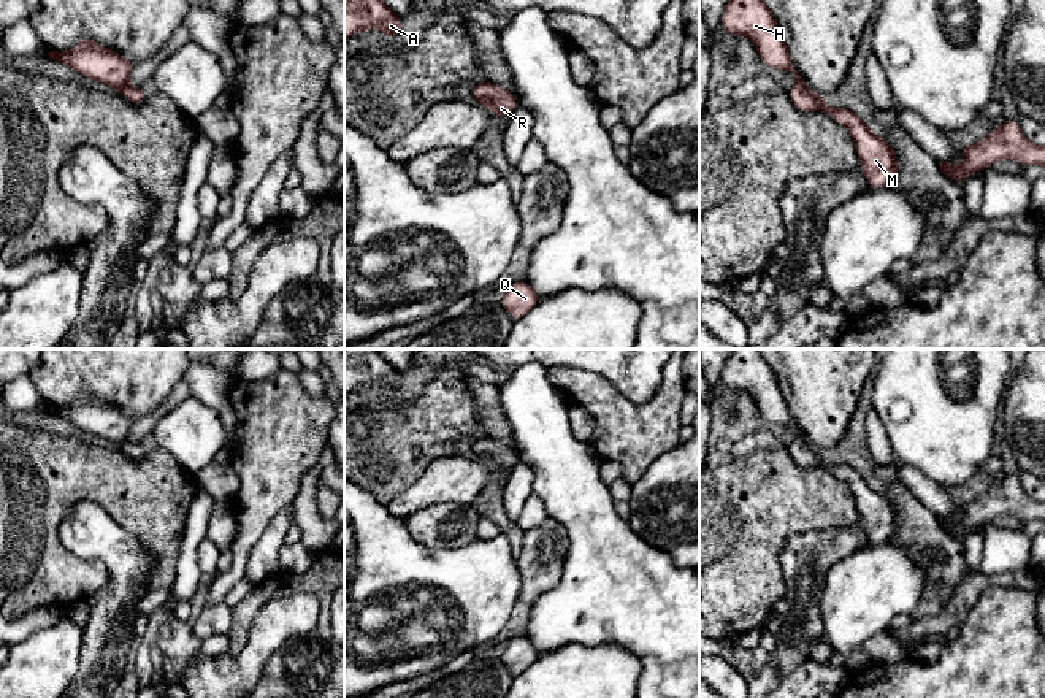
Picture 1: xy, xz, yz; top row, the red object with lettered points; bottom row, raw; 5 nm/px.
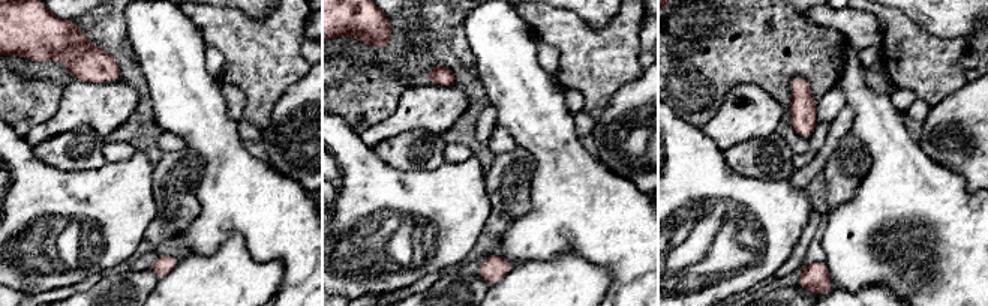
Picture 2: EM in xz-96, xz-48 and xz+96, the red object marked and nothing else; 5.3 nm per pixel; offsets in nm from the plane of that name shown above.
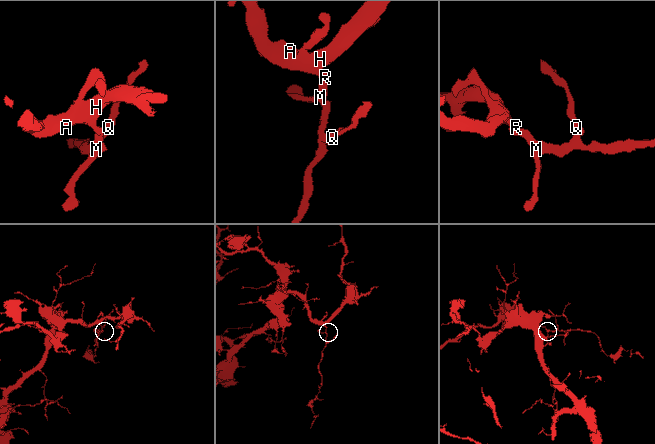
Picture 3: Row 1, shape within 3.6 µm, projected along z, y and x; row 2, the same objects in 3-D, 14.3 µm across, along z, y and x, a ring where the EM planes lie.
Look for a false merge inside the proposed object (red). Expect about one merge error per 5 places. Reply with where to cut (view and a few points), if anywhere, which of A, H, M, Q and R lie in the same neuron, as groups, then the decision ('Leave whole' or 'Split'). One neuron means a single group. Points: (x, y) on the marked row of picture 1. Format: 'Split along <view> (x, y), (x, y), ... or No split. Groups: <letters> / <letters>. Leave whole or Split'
No split. Groups: A H M Q R. Leave whole

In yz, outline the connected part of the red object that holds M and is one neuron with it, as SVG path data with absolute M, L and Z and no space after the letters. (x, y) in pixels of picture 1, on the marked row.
M729 0L722 16L722 29L729 35L750 38L766 65L791 71L796 76L794 86L788 90L796 109L825 111L850 132L866 173L867 187L883 189L891 184L899 170L894 149L885 138L872 133L850 109L829 106L823 97L815 95L806 86L764 0Z

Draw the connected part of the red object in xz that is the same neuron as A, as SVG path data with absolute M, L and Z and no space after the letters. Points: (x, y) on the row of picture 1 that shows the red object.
M344 0L344 40L369 29L381 29L385 38L398 38L403 35L401 22L382 0Z

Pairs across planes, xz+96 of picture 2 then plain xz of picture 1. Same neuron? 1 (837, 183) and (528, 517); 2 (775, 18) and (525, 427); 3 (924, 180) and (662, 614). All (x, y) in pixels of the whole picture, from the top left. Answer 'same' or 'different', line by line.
1: different
2: different
3: same

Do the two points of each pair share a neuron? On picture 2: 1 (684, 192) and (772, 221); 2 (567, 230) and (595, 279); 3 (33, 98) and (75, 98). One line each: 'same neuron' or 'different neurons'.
1: same neuron
2: different neurons
3: different neurons

